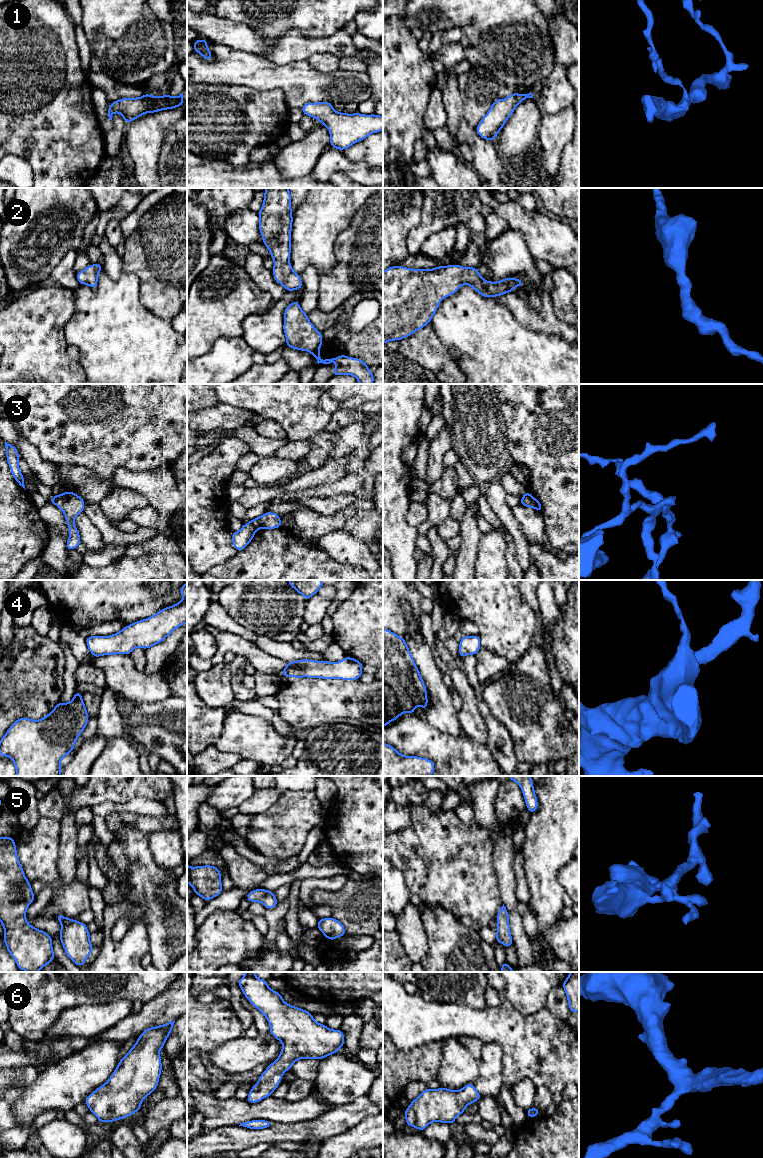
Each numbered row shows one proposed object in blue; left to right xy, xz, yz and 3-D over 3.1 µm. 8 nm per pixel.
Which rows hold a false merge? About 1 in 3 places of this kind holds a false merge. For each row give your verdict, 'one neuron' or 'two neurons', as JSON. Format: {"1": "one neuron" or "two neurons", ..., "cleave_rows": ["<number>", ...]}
{"1": "one neuron", "2": "one neuron", "3": "two neurons", "4": "one neuron", "5": "one neuron", "6": "one neuron", "cleave_rows": ["3"]}

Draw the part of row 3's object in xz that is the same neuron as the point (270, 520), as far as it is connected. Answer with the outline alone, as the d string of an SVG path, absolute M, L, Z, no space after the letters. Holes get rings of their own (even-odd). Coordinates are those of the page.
M265 512L263 515L251 520L250 522L257 529L275 529L282 527L280 515L274 512Z

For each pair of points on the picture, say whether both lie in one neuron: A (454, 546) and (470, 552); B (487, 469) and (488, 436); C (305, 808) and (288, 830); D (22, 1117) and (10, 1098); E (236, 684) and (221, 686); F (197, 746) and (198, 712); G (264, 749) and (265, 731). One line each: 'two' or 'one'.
A: two
B: one
C: one
D: two
E: two
F: one
G: one

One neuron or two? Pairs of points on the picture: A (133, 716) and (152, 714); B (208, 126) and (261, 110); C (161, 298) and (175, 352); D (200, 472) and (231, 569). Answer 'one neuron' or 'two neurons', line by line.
A: one neuron
B: one neuron
C: two neurons
D: two neurons

